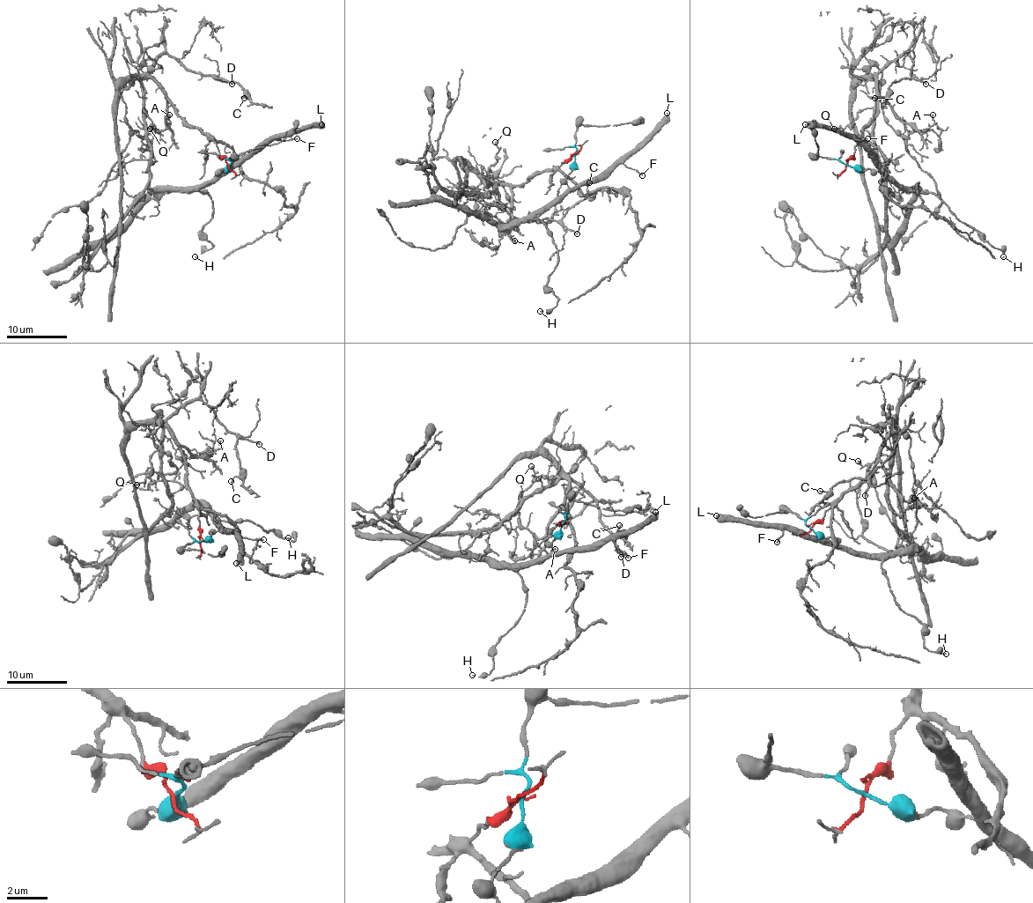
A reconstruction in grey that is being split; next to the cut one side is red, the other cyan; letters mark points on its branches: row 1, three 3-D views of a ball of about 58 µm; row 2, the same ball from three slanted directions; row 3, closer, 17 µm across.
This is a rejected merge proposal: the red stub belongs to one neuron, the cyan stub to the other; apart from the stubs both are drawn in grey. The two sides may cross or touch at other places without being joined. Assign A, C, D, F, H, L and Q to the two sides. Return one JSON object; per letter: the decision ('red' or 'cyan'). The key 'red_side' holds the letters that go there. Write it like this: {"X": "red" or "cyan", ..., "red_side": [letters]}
{"A": "red", "C": "red", "D": "red", "F": "cyan", "H": "cyan", "L": "cyan", "Q": "red", "red_side": ["A", "C", "D", "Q"]}

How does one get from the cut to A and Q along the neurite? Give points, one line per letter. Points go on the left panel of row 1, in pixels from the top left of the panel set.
A: (227, 166), (212, 141), (190, 126), (166, 99), (166, 128), (161, 134), (170, 123), (168, 114)
Q: (227, 166), (218, 147), (191, 128), (167, 94), (144, 77), (143, 111), (152, 123), (151, 129)

